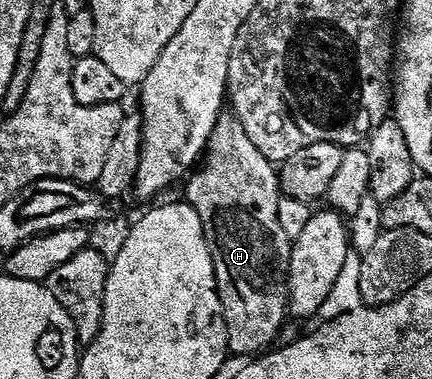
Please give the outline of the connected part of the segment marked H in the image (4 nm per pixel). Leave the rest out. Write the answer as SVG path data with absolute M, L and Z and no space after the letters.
M225 111L220 114L214 127L202 164L187 178L186 184L187 204L192 205L194 211L198 211L202 219L204 238L212 252L216 286L228 324L229 354L255 358L277 344L276 336L279 335L284 320L289 320L290 317L288 276L294 241L282 231L278 221L278 203L282 190L277 166L268 161L266 155L262 155L262 151L254 147L254 143L250 143L250 135L246 135L246 127L242 127L235 113Z

